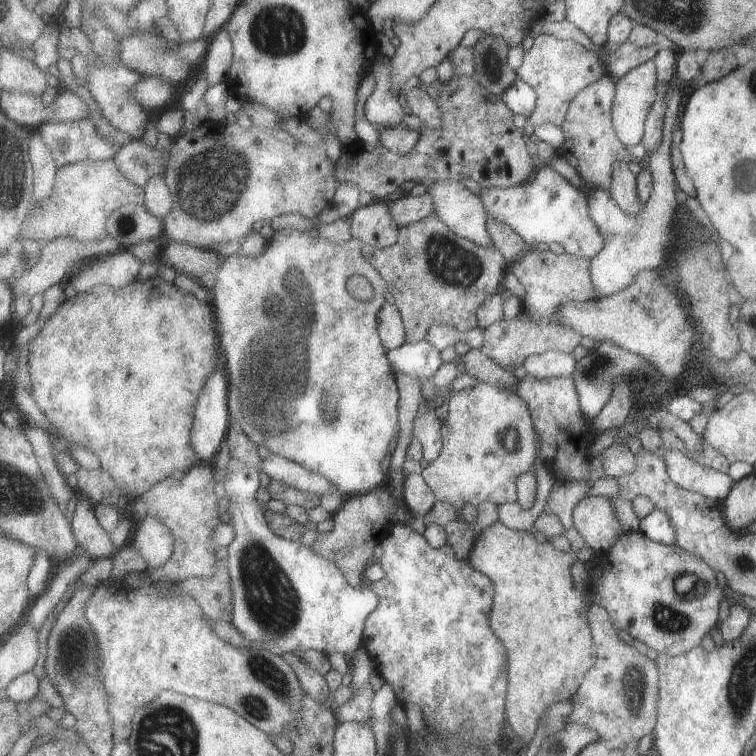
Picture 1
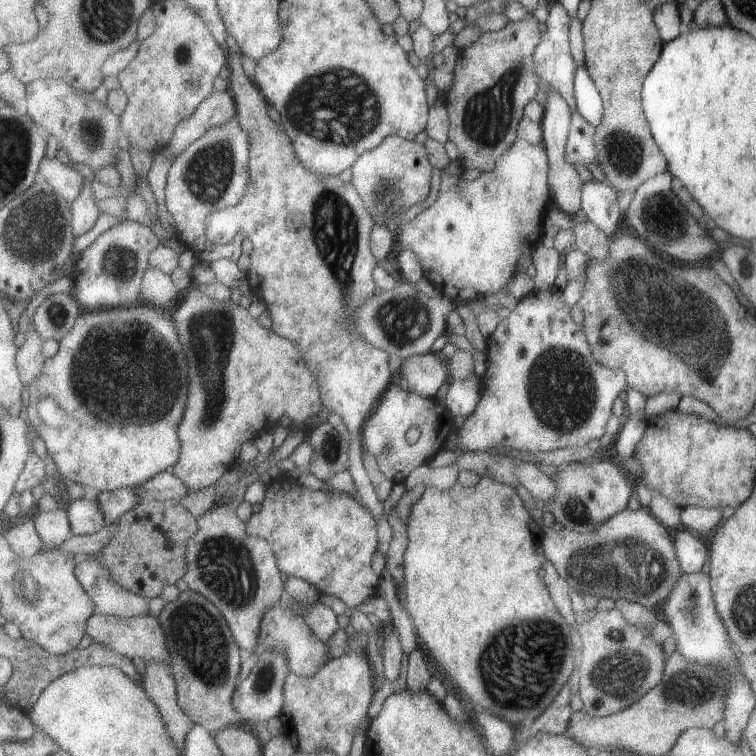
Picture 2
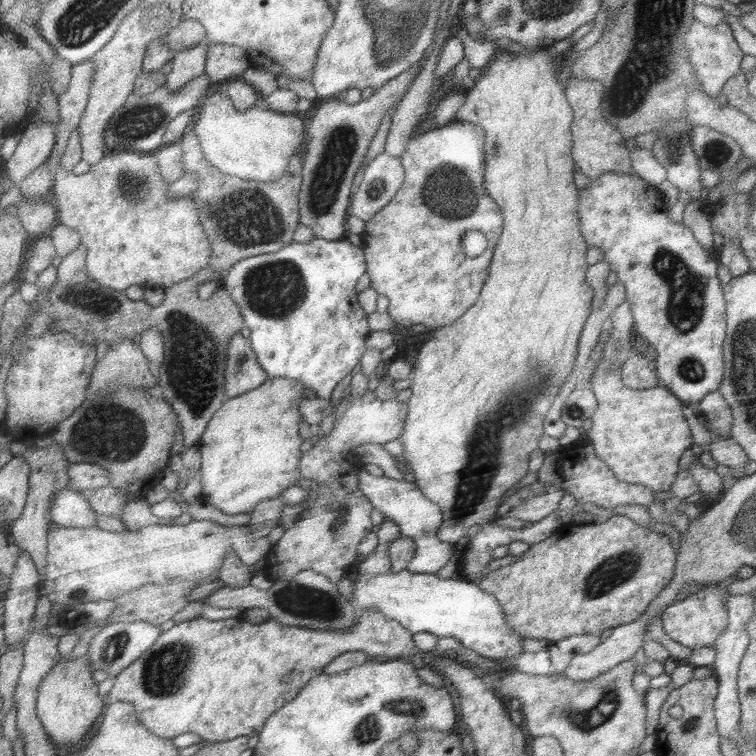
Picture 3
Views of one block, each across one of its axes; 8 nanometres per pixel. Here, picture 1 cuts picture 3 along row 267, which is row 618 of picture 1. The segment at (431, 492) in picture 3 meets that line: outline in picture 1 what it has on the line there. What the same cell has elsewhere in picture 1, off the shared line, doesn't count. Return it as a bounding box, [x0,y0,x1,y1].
[469,520,595,746]

